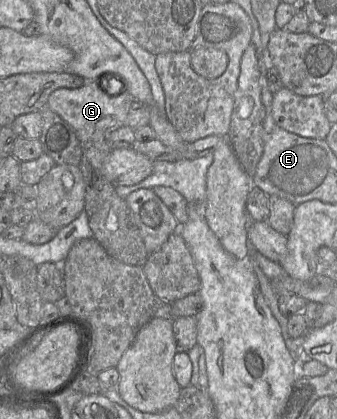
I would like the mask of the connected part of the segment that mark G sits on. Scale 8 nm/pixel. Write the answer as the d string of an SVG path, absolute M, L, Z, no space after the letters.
M108 78L102 79L101 83L86 81L80 88L60 88L53 91L48 97L46 106L73 128L82 145L93 141L106 141L109 134L126 125L126 119L134 99L125 90L125 86L117 98L108 97L100 88L101 84L104 91L105 89L110 91L105 82L108 82L107 85L109 83L116 85L117 83L115 79Z

